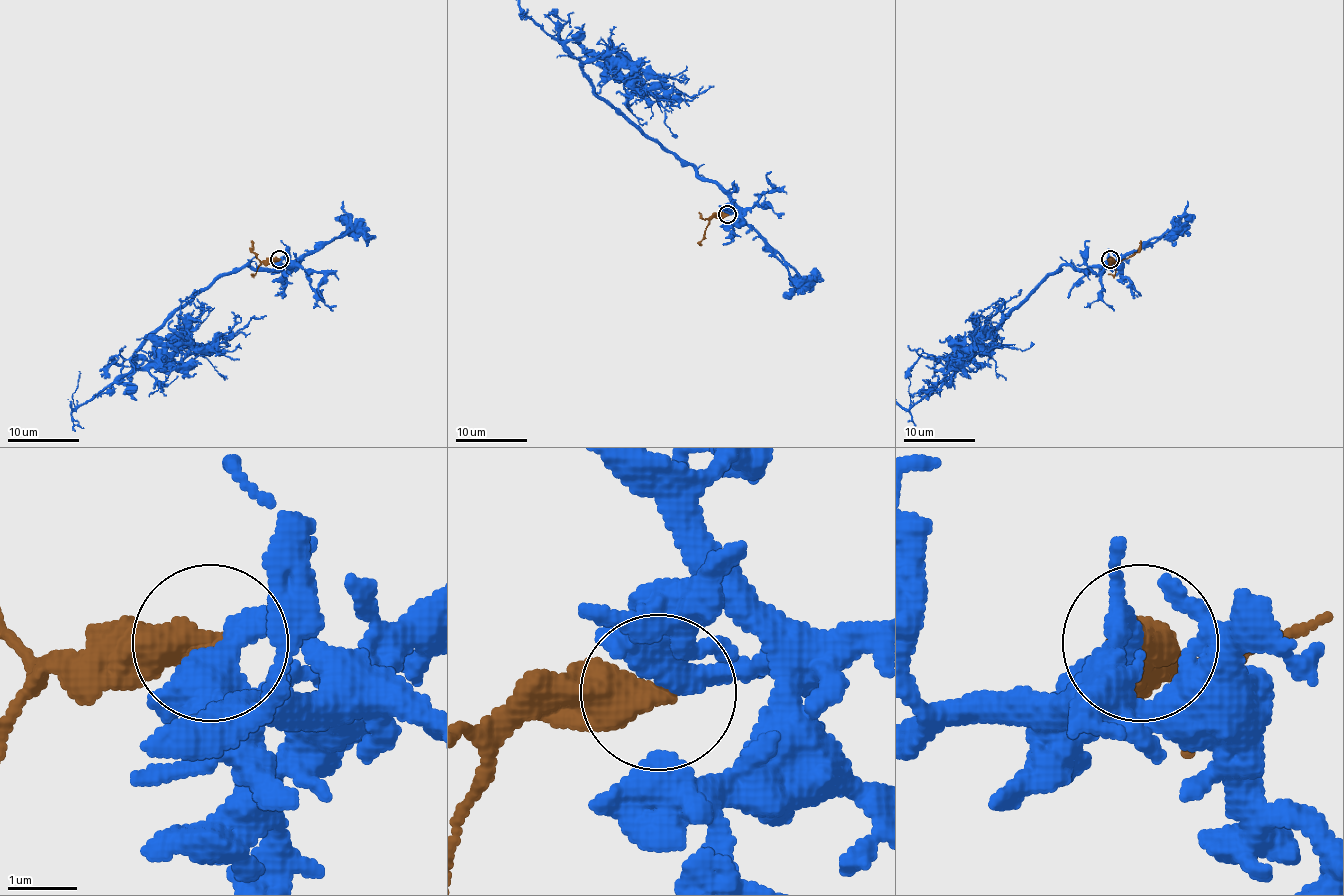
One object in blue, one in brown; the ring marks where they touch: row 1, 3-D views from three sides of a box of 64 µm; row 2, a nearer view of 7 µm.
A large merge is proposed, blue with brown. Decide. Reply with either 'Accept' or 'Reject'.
Accept

